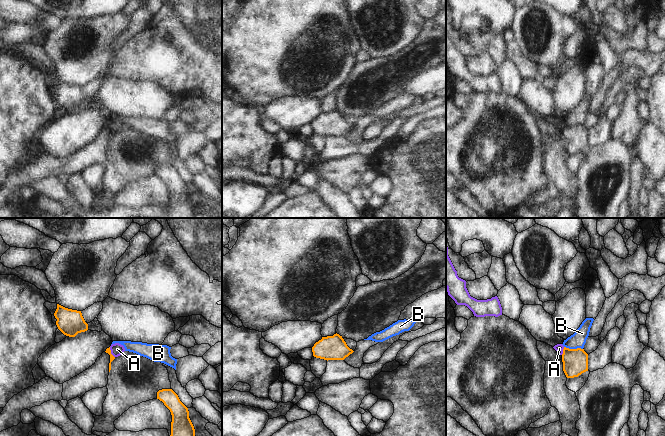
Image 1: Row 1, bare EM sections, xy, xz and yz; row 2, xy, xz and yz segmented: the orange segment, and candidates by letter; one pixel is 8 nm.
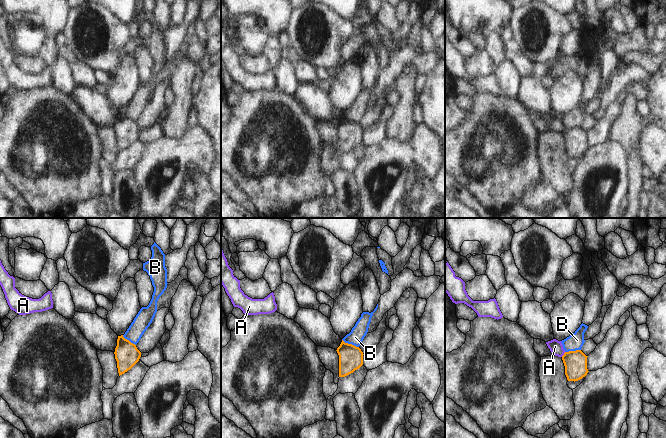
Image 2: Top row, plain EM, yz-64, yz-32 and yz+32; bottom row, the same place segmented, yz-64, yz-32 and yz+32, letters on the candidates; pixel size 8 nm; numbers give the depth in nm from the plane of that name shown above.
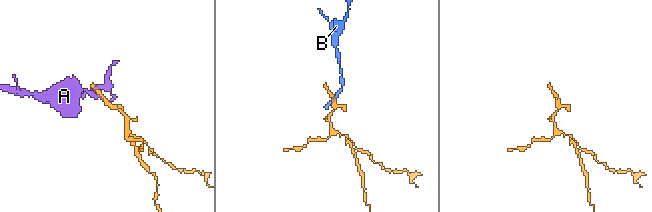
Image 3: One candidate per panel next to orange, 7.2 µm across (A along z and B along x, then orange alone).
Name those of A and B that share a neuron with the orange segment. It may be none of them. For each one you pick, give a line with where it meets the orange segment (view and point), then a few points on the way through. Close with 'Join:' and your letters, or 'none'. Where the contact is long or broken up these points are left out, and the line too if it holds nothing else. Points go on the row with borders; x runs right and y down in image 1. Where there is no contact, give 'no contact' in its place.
Join: none

